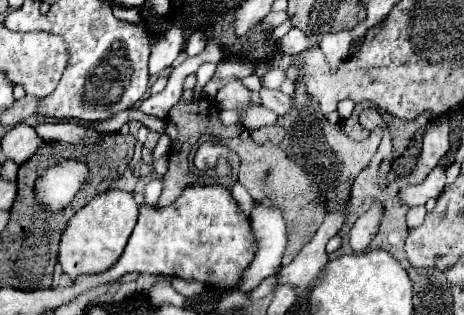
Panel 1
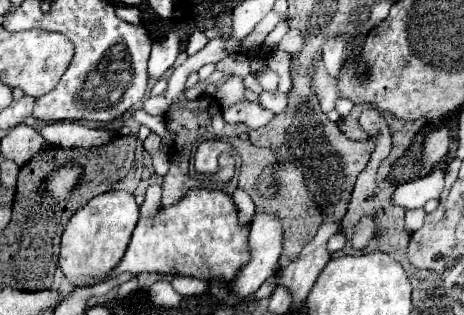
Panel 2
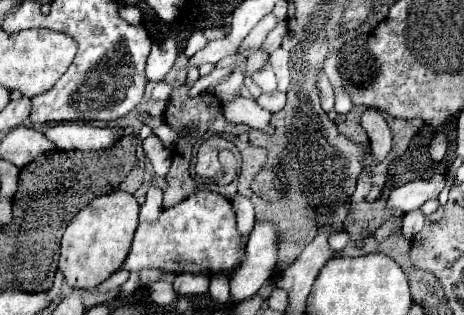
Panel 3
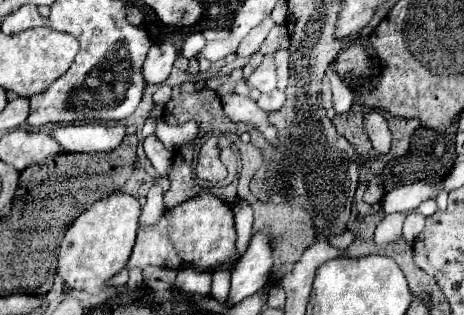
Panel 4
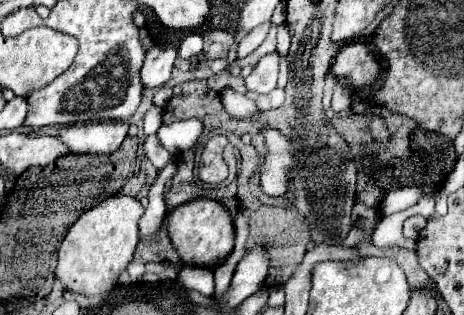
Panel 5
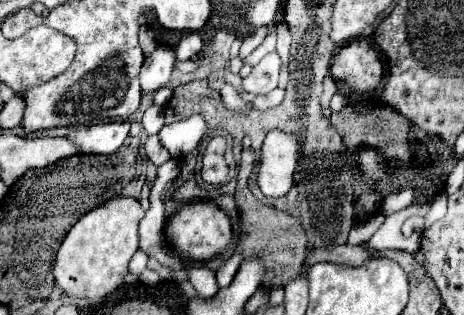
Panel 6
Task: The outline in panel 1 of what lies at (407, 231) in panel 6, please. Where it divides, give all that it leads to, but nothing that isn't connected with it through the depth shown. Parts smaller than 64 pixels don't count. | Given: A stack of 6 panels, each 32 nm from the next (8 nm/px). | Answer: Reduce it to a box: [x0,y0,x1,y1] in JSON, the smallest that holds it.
[406,206,426,228]

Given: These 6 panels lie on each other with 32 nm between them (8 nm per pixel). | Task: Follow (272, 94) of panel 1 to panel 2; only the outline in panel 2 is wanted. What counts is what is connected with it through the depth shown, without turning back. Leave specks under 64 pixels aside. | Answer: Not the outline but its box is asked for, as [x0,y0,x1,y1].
[258,92,288,114]

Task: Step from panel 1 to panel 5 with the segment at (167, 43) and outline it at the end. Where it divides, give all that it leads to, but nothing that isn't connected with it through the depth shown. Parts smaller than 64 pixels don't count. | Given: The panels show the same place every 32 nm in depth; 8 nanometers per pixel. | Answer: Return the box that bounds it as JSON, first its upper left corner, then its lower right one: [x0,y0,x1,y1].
[140,44,176,88]

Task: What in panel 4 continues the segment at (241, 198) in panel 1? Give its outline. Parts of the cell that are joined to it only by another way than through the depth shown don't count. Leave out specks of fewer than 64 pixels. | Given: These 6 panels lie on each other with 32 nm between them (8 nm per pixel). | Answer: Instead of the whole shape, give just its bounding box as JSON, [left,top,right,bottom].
[234,198,252,256]

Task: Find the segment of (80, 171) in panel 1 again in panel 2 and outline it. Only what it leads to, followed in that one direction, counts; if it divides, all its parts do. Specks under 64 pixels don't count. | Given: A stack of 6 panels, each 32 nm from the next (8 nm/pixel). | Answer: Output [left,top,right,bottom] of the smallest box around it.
[48,166,80,200]

